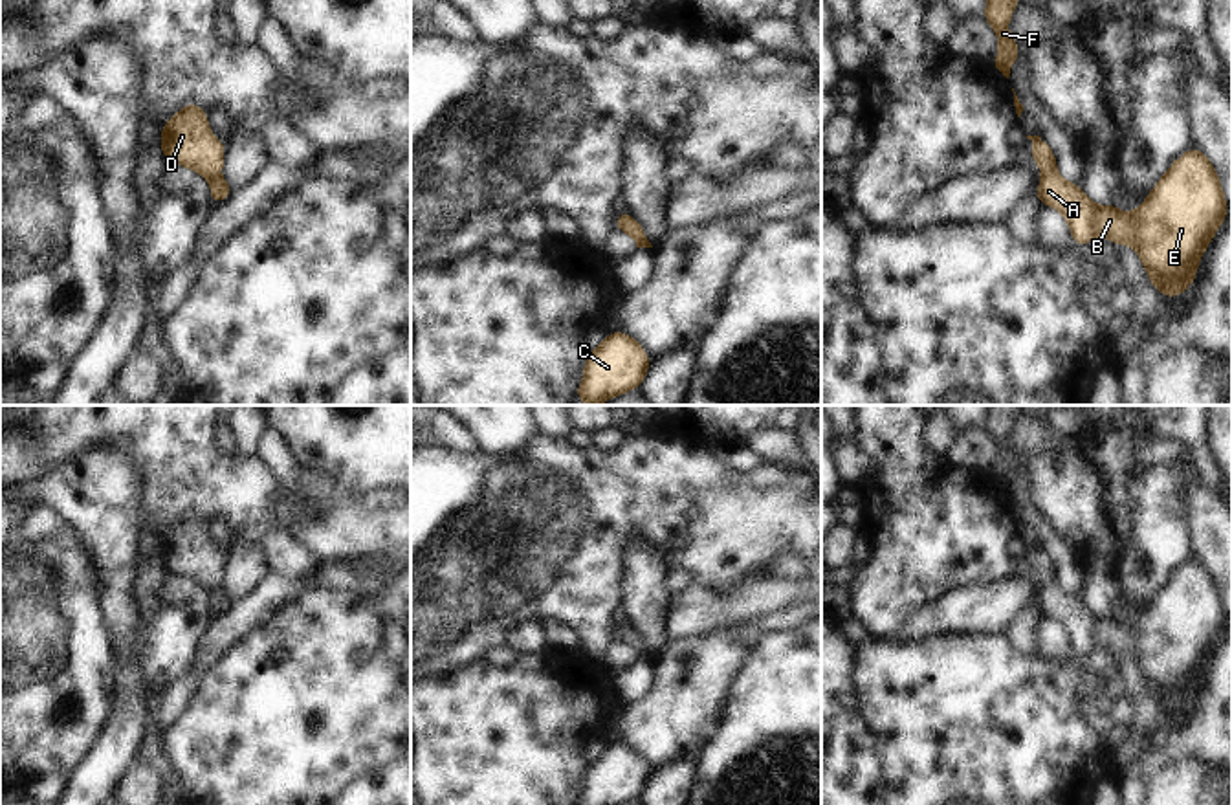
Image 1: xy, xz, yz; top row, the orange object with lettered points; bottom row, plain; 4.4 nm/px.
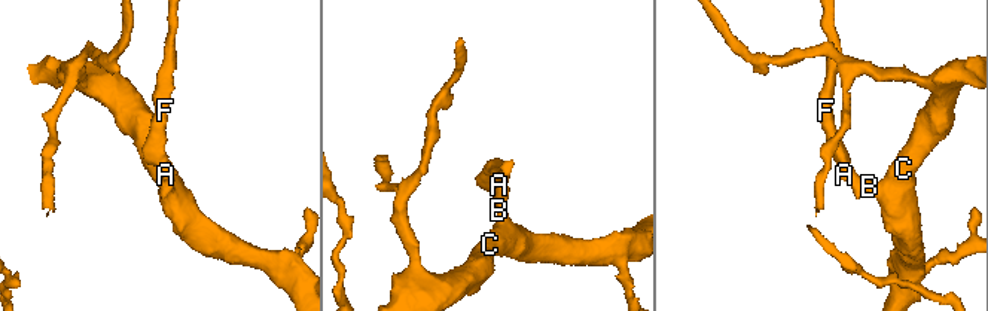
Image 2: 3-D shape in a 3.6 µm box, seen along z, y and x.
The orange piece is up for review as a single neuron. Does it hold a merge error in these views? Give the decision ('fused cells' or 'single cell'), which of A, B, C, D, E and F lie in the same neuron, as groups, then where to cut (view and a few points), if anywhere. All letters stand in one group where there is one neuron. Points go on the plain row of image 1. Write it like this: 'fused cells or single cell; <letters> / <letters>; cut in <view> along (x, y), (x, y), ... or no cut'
single cell; A B C D E F; no cut

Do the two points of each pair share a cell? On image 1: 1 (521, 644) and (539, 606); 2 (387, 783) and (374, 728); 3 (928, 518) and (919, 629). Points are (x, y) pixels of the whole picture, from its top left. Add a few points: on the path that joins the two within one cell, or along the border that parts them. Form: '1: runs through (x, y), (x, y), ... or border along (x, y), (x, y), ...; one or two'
1: border along (538, 618), (519, 622), (506, 635), (505, 642); two
2: border along (391, 761), (363, 772), (345, 785); two
3: border along (957, 587), (921, 607), (890, 637); two

